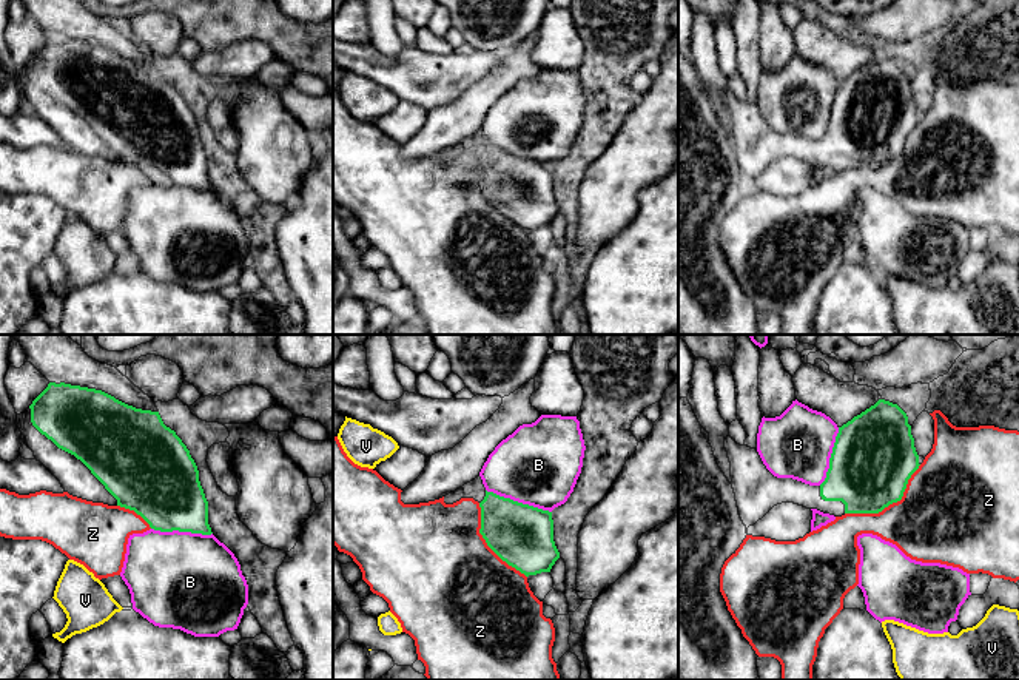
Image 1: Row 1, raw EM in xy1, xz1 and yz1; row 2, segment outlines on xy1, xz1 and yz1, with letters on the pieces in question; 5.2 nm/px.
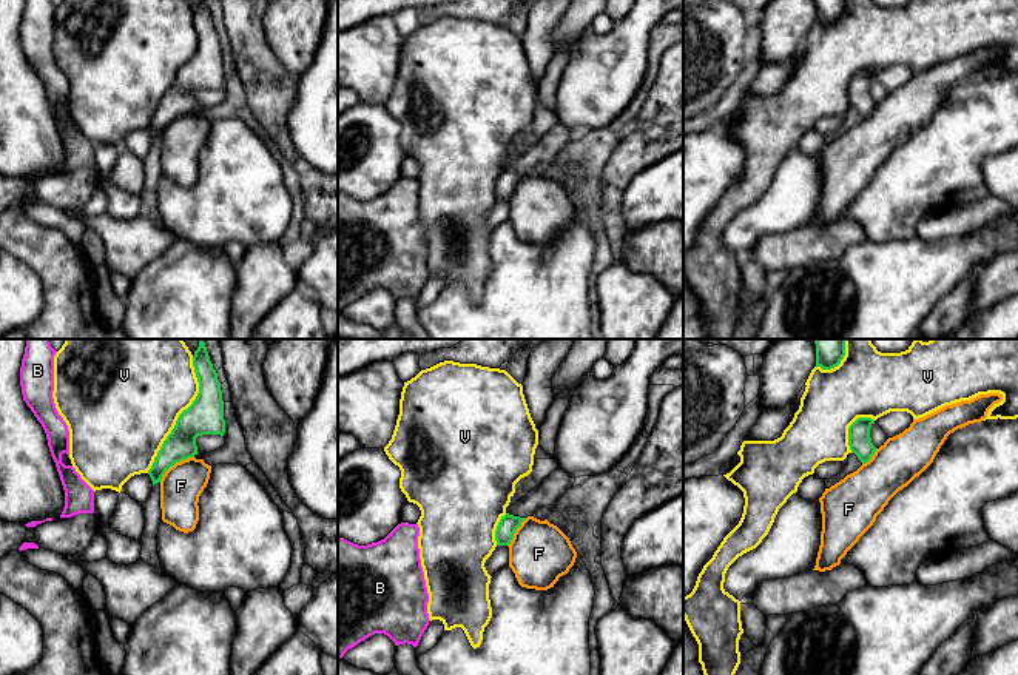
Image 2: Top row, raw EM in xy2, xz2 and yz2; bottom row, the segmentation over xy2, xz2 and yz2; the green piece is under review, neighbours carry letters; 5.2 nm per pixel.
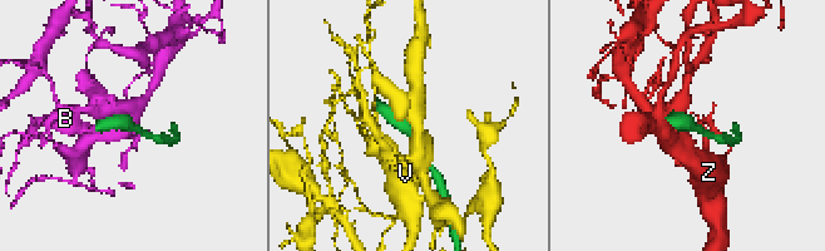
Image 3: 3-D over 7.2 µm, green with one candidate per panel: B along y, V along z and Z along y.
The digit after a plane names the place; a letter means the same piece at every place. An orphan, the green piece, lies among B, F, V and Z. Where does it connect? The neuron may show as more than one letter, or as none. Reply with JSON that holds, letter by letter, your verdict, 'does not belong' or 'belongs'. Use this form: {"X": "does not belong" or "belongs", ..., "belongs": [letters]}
{"B": "does not belong", "F": "does not belong", "V": "does not belong", "Z": "does not belong", "belongs": []}

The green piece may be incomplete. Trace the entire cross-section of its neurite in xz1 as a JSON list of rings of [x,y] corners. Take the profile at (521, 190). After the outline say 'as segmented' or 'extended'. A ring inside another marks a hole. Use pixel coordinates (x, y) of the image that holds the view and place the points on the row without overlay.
[[[481,131],[464,139],[455,146],[444,151],[446,159],[453,159],[461,153],[473,153],[481,162],[481,183],[479,188],[487,200],[509,220],[515,222],[526,231],[541,227],[550,227],[560,207],[553,196],[553,174],[552,167],[543,165],[529,159],[499,151],[487,146]]] | extended

